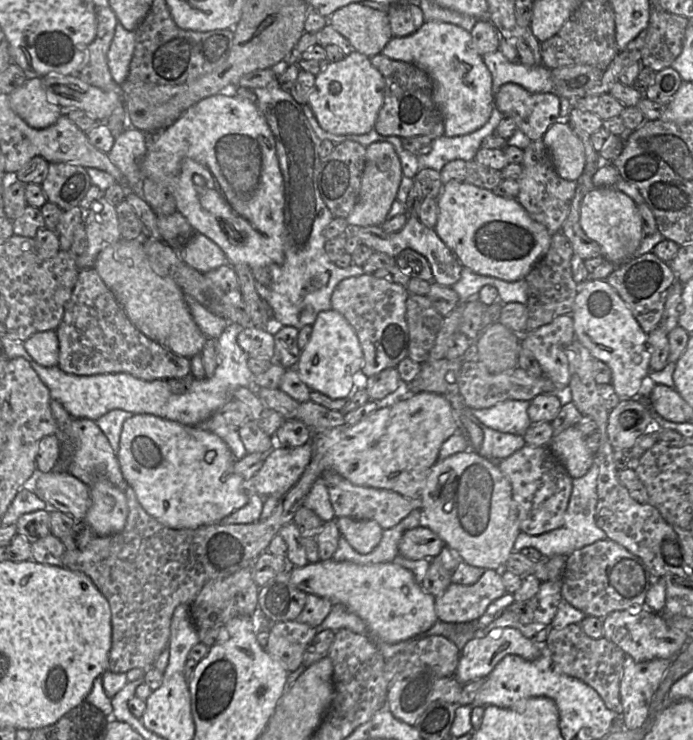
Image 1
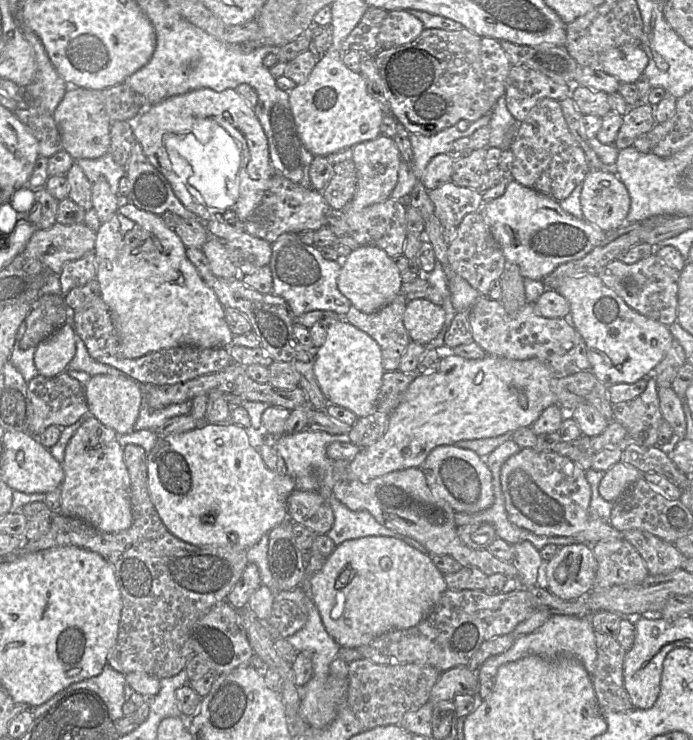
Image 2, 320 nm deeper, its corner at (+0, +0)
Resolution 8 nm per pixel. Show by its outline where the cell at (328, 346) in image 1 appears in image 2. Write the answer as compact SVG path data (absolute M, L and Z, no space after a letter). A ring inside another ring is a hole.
M346 320L329 325L325 343L316 349L313 370L329 403L350 410L357 418L377 411L377 398L385 370L380 346L364 331Z

